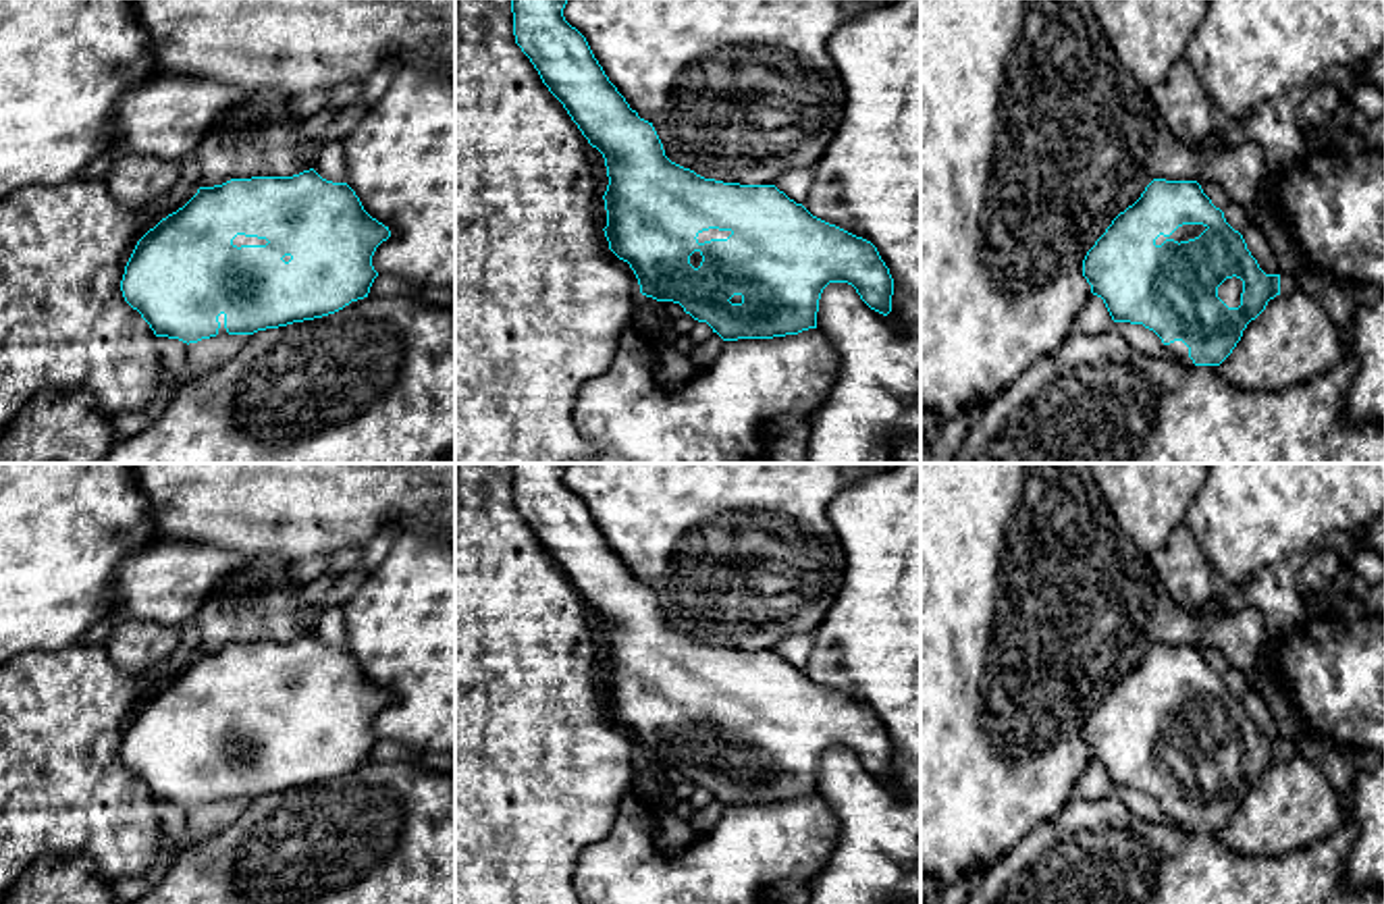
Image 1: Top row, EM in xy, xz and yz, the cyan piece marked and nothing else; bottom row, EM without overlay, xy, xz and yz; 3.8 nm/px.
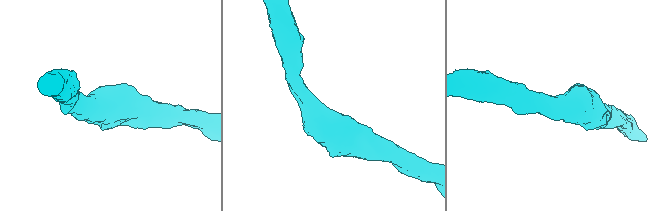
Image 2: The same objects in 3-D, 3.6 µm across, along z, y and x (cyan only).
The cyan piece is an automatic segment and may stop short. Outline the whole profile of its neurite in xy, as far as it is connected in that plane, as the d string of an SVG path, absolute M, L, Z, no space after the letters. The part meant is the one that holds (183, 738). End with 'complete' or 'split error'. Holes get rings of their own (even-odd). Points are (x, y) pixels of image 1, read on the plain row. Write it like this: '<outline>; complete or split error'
M314 634L293 642L231 644L222 650L199 653L183 673L137 707L125 732L121 756L156 802L189 810L216 800L254 800L322 783L368 763L378 742L372 721L389 702L389 692L364 675L347 648L326 646Z; split error

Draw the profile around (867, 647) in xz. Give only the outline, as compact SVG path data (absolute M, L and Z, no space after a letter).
M921 463L871 472L842 490L827 515L842 540L846 571L837 599L819 623L808 663L813 682L871 707L894 744L891 777L871 775L848 748L829 748L819 765L817 794L837 819L837 844L813 877L808 904L921 902Z

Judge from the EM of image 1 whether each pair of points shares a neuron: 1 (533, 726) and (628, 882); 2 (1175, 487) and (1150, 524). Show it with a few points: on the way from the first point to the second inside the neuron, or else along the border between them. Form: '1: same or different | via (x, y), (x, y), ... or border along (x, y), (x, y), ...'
1: different | border along (624, 796), (614, 828), (580, 855), (574, 880)
2: same | via (1166, 495), (1150, 516)

